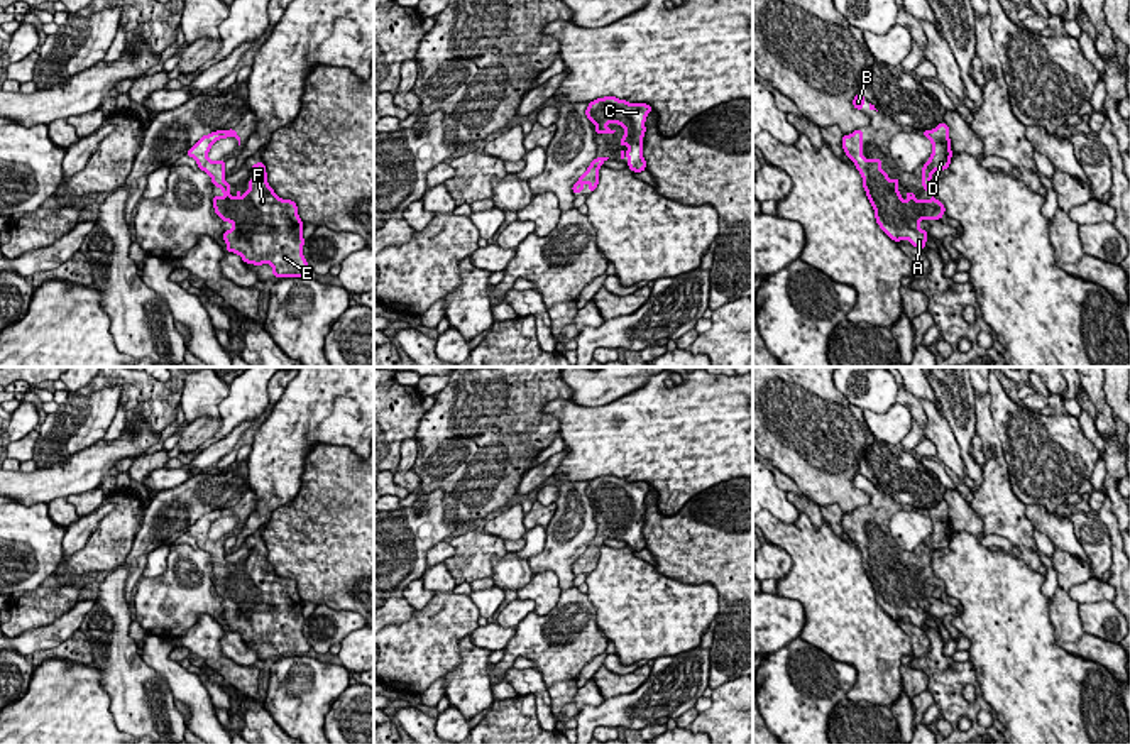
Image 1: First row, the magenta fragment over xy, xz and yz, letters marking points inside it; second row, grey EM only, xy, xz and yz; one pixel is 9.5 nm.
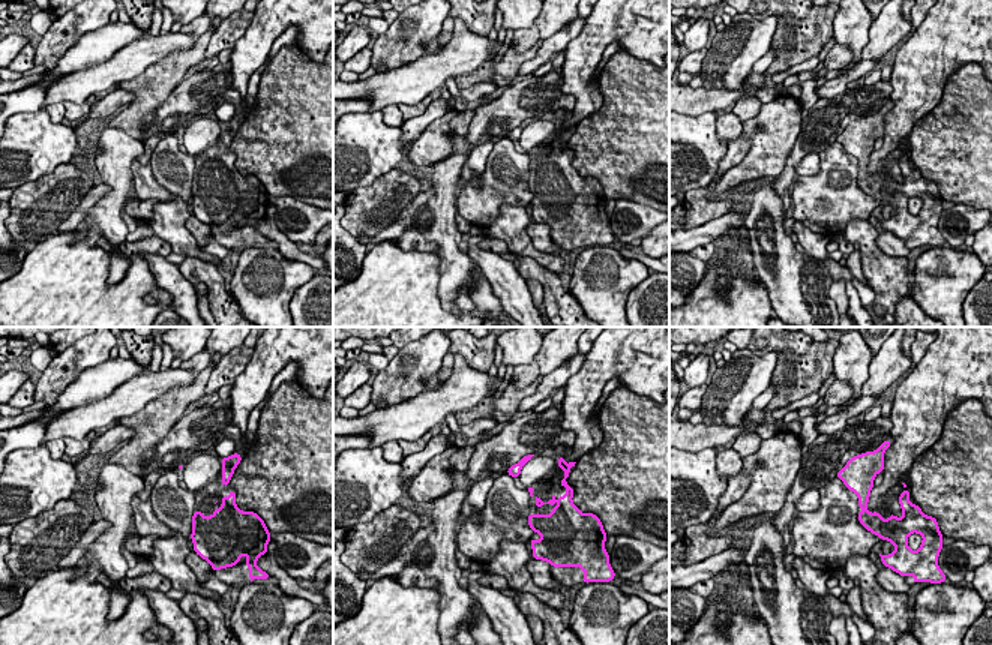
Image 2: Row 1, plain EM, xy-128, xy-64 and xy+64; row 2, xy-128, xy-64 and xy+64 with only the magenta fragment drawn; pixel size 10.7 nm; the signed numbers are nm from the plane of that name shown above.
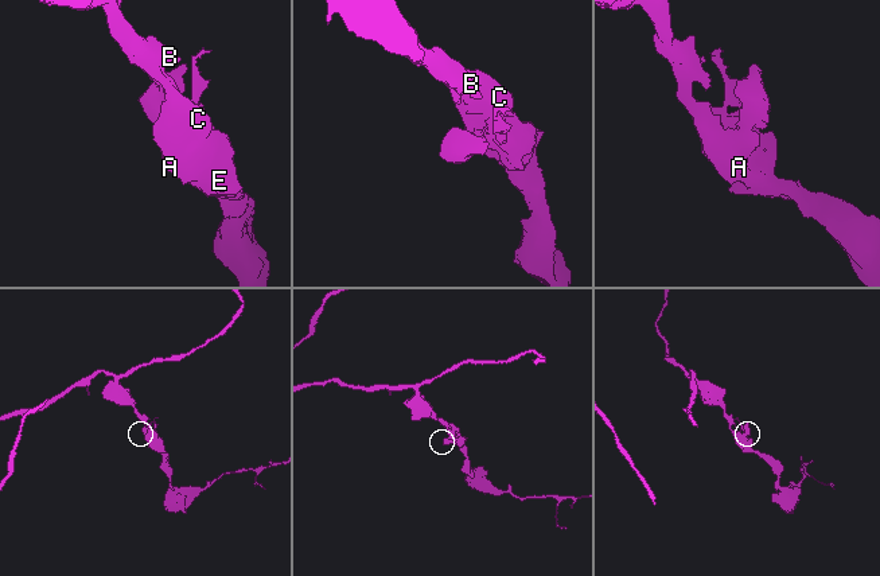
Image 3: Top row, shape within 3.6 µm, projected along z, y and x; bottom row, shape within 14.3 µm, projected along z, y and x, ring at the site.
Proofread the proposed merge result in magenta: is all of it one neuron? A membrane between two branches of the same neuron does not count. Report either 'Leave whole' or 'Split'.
Leave whole

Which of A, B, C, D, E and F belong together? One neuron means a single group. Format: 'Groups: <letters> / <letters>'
Groups: A B C D E F

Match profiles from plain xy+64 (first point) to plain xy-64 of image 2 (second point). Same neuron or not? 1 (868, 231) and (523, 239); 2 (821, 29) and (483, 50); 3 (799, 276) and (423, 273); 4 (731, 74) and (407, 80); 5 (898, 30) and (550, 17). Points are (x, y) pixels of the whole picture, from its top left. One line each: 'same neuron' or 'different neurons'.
1: same neuron
2: different neurons
3: different neurons
4: different neurons
5: same neuron

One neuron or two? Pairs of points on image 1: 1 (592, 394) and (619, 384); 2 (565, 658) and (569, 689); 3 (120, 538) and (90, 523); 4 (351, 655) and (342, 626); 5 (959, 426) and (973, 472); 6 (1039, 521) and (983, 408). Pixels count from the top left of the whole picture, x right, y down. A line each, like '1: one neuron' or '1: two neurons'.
1: one neuron
2: one neuron
3: two neurons
4: two neurons
5: one neuron
6: two neurons

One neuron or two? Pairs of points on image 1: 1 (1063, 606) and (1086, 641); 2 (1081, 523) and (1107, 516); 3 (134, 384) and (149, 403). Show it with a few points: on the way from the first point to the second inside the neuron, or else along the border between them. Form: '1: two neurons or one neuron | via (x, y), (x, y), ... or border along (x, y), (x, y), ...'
1: one neuron | via (1064, 614), (1066, 621), (1078, 633)
2: two neurons | border along (1100, 519), (1110, 540), (1112, 557)
3: one neuron | via (139, 389), (148, 398)

